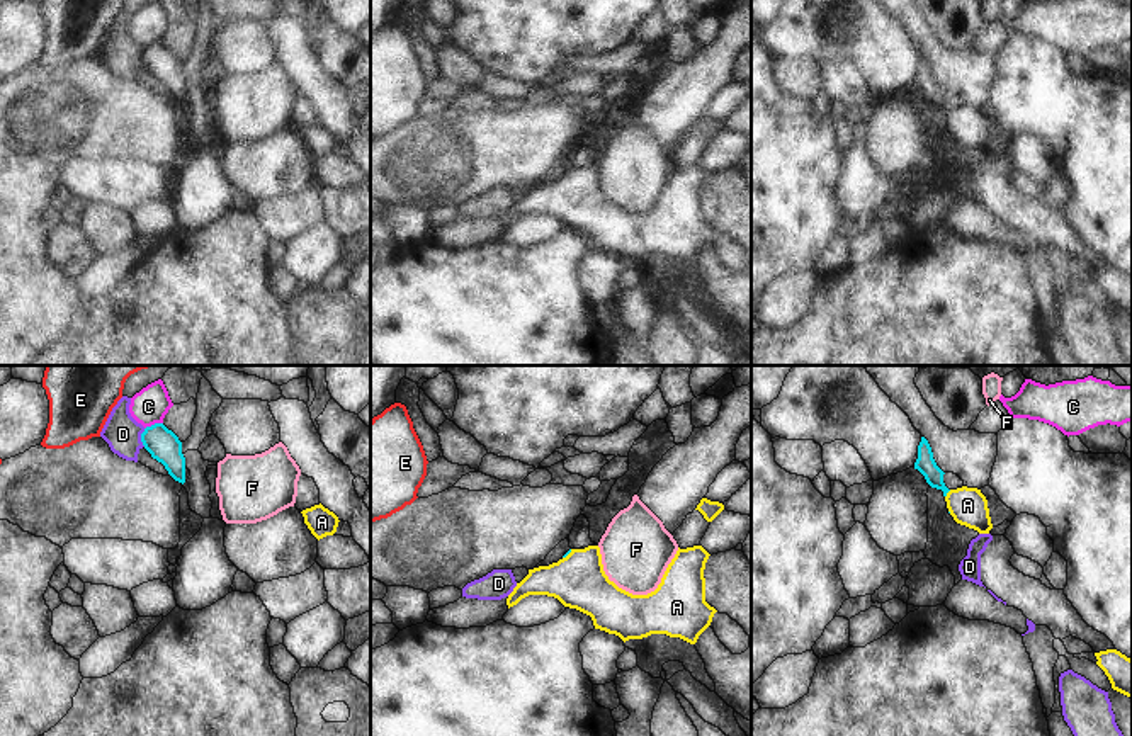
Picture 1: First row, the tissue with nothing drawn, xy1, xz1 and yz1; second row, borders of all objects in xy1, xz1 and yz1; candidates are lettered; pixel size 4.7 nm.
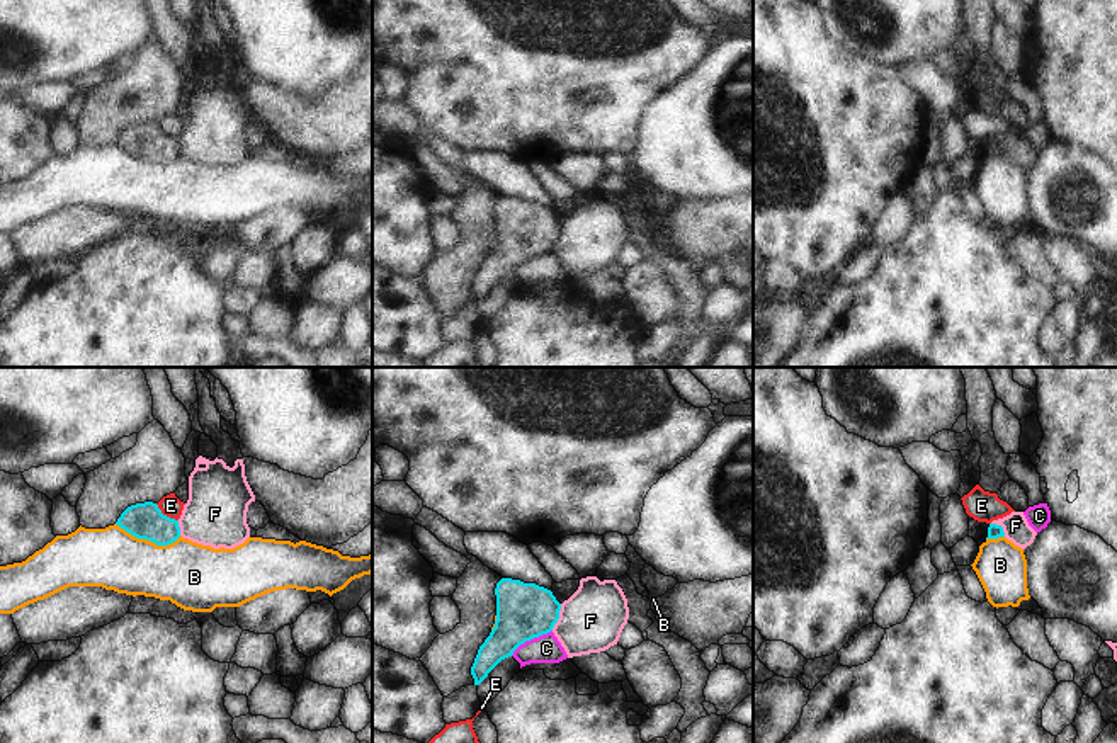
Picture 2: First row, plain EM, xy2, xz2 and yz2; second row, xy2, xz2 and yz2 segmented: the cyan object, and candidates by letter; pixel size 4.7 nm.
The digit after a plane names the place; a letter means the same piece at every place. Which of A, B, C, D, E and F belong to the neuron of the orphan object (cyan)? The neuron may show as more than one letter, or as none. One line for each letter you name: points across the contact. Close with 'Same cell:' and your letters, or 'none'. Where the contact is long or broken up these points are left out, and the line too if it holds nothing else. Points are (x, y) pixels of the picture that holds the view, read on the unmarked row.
A: runs through yz1 (925, 82), (947, 111), (967, 124)
Same cell: A

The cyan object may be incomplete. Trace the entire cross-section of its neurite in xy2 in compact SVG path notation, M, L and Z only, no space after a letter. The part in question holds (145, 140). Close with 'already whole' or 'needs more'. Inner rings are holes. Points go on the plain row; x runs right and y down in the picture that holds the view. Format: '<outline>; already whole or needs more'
M153 121L128 126L116 145L131 155L151 160L156 165L168 165L180 156L179 139L163 134Z; already whole

